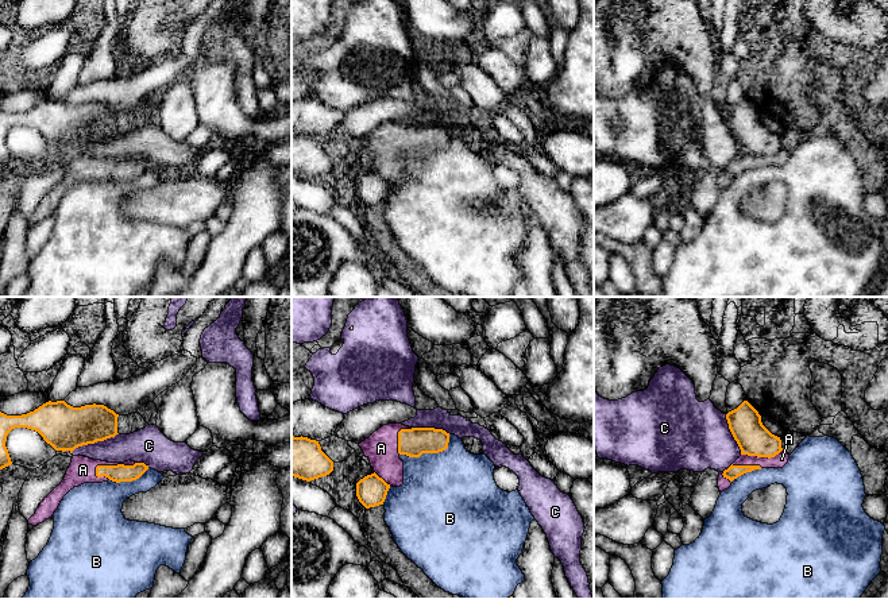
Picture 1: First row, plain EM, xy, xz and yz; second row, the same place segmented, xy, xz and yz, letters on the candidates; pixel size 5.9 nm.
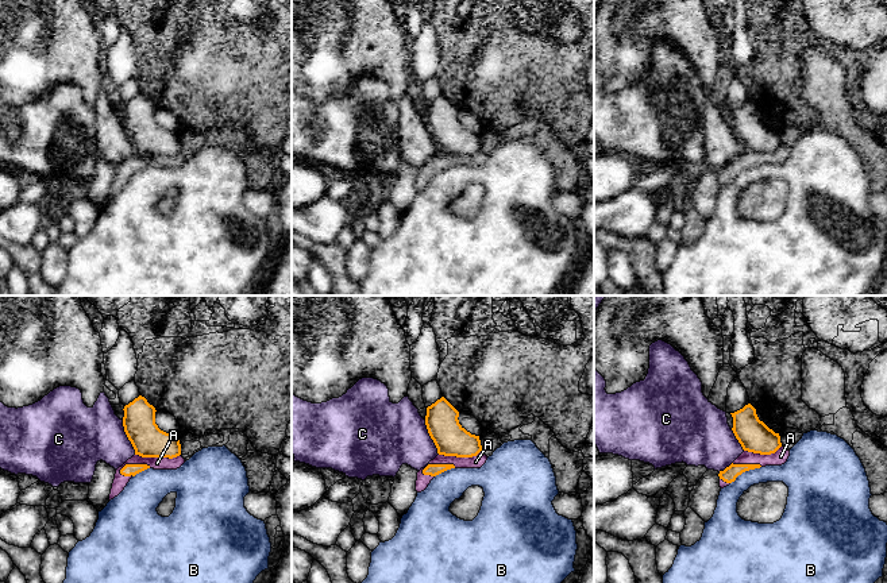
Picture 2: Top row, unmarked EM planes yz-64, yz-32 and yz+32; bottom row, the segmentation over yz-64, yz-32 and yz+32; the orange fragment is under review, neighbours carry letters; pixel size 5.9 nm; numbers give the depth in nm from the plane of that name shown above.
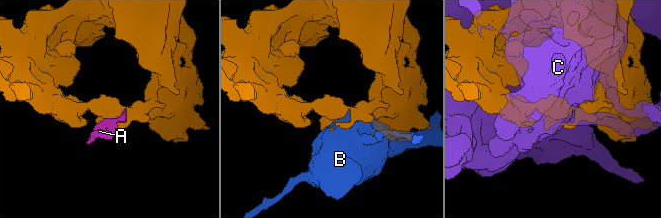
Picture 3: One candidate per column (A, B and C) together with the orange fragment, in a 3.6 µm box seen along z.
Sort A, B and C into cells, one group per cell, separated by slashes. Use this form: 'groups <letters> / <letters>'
groups A / B / C

